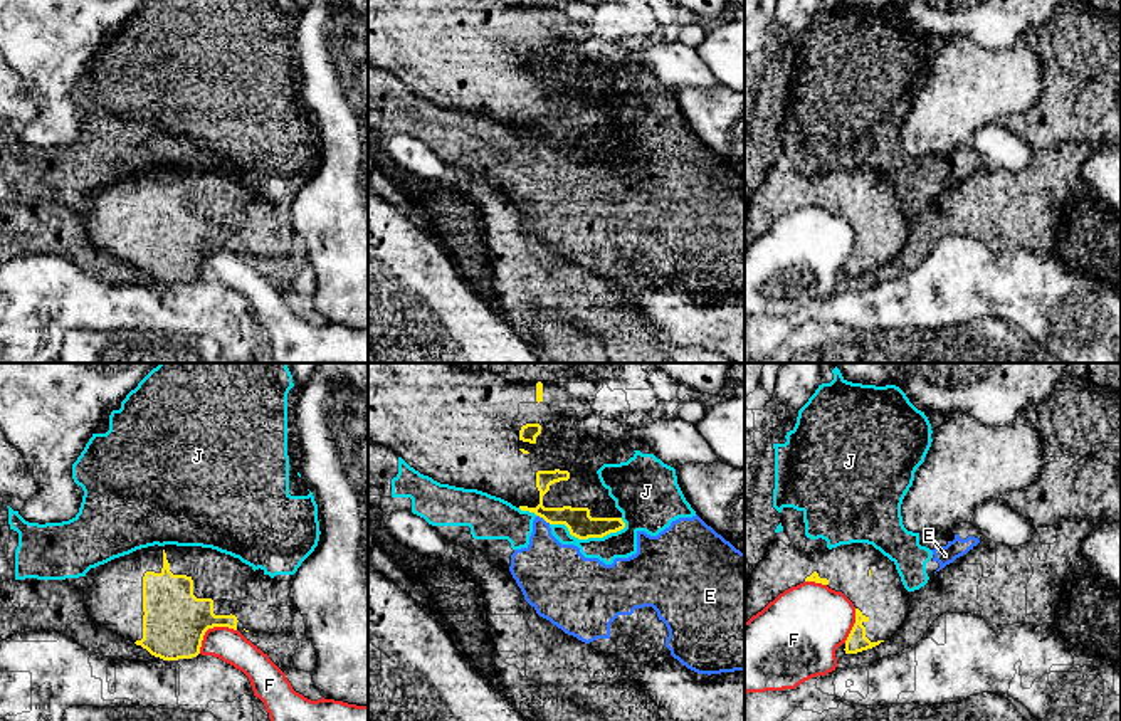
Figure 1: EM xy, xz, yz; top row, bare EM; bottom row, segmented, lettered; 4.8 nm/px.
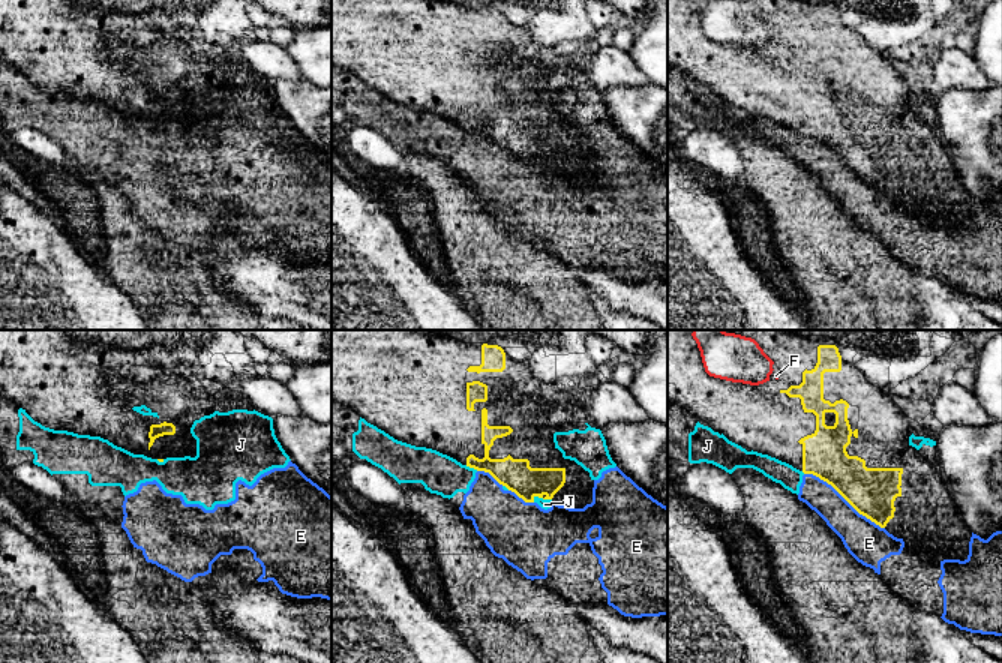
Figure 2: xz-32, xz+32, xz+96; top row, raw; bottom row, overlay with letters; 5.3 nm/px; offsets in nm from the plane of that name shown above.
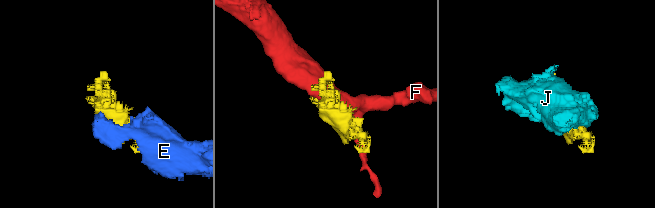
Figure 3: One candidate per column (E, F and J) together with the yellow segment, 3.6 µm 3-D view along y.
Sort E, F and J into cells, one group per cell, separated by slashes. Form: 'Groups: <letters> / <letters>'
Groups: E J / F

